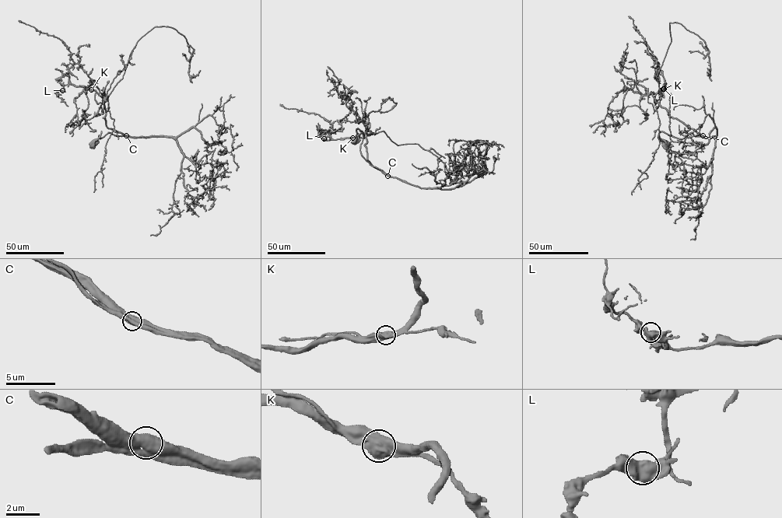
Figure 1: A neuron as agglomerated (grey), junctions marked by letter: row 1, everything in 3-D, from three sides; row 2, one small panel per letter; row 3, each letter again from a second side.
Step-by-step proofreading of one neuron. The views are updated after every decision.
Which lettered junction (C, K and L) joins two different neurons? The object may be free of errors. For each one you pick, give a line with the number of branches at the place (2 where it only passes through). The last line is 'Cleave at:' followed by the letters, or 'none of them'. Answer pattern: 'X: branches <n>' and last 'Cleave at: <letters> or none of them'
K: branches 2
Cleave at: K

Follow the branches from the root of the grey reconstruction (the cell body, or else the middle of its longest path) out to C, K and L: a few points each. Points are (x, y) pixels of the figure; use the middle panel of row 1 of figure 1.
C: (353, 140), (362, 133), (361, 155), (370, 165), (387, 176)
K: (353, 140), (362, 133), (361, 155), (383, 173), (367, 159), (366, 135), (356, 129), (352, 138)
L: (353, 140), (362, 133), (361, 155), (383, 173), (368, 160), (366, 136), (359, 129), (354, 137), (324, 138)

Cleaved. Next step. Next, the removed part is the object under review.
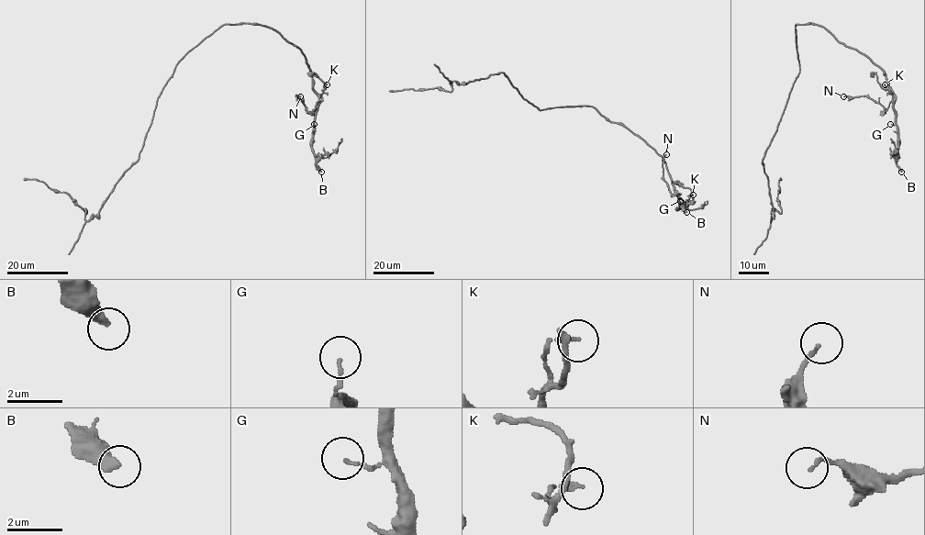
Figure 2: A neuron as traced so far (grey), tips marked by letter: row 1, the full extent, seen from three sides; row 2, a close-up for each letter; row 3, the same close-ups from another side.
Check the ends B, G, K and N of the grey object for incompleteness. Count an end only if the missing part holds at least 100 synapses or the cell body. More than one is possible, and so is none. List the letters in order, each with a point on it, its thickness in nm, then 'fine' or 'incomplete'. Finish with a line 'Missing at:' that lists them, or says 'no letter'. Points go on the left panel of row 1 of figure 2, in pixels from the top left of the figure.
B: place (321, 172); calibre 360 nm; incomplete
G: place (314, 124); calibre 100 nm; fine
K: place (327, 84); calibre 120 nm; fine
N: place (300, 96); calibre 120 nm; fine
Missing at: B

